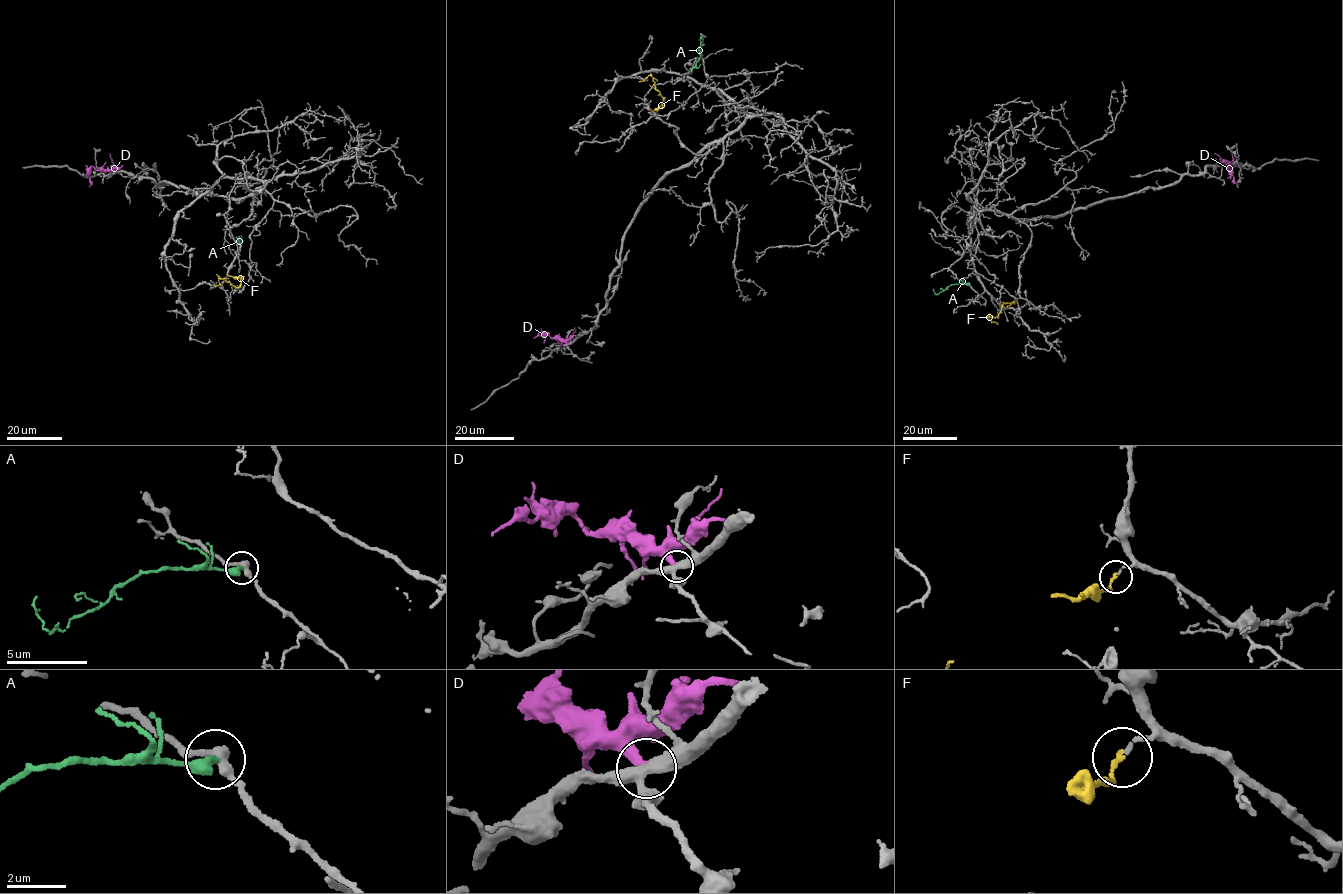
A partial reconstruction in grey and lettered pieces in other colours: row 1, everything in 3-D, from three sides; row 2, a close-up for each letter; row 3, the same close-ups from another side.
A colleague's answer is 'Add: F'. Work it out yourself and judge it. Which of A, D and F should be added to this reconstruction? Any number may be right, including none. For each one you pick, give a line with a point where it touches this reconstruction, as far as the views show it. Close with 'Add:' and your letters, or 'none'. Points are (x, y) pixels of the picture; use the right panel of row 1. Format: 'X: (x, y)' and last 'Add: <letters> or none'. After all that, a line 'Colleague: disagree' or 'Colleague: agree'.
F: (1017, 300)
Add: F
Colleague: agree

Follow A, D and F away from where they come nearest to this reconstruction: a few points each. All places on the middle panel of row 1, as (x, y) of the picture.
A: (690, 72), (700, 56), (700, 39), (705, 37)
D: (567, 344), (546, 333), (533, 338)
F: (651, 112), (659, 108), (663, 97), (655, 89), (650, 75), (638, 81)

